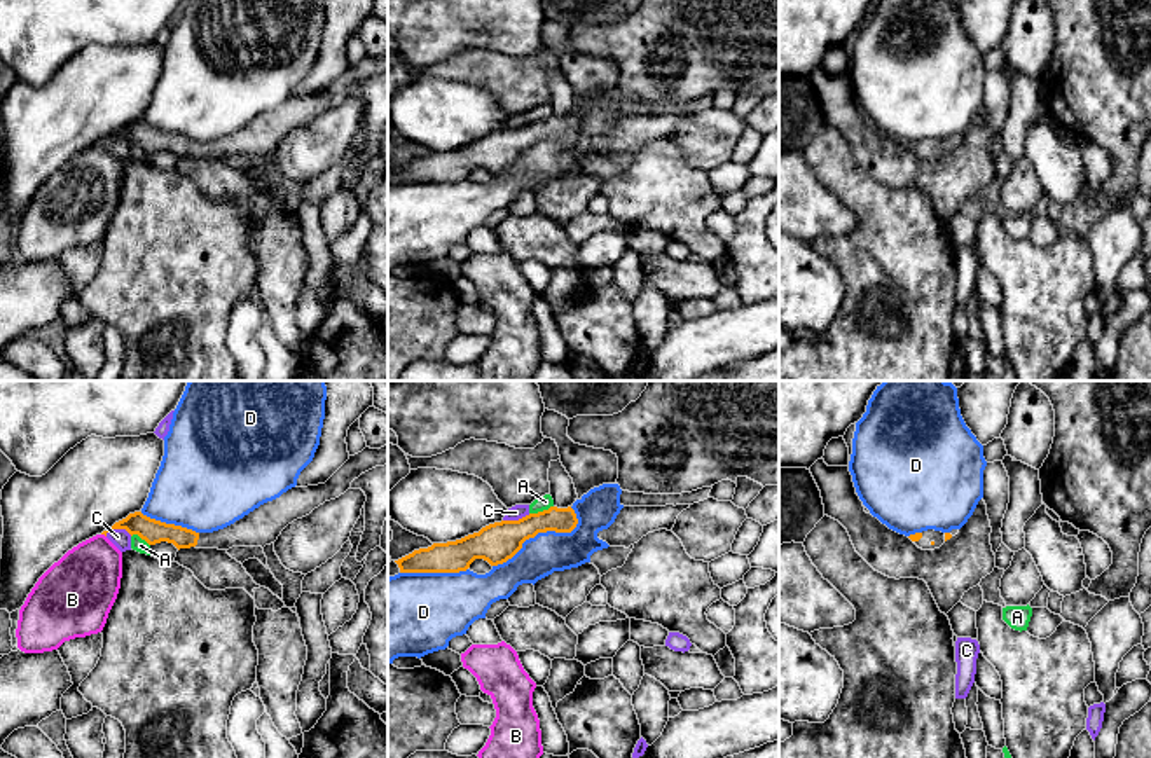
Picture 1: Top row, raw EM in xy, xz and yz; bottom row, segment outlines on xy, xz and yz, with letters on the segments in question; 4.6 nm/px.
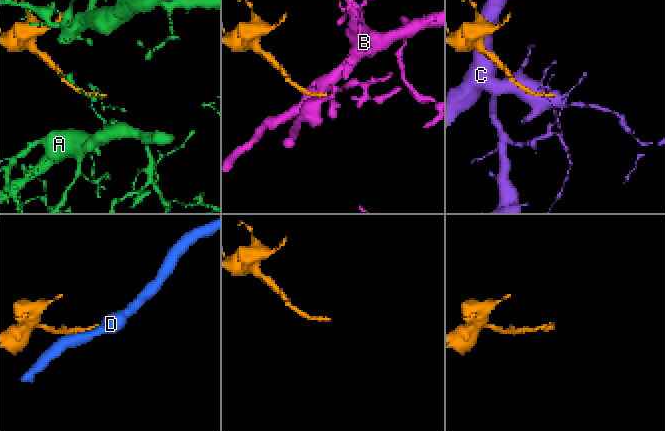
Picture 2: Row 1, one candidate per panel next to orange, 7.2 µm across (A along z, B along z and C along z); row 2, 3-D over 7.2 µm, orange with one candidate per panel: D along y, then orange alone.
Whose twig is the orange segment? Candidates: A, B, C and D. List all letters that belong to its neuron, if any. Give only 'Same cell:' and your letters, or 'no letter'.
Same cell: no letter

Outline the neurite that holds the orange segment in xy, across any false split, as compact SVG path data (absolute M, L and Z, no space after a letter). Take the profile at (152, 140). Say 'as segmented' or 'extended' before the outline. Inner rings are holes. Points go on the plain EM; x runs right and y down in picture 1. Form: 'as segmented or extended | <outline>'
extended | M388 54L381 58L365 56L362 61L349 65L349 68L325 93L307 96L295 94L279 107L260 114L234 133L213 141L196 141L134 121L101 143L107 145L112 138L126 138L131 145L138 143L148 154L168 150L178 159L190 155L218 159L229 159L232 155L264 157L265 154L274 152L288 133L309 124L325 110L344 103L351 96L351 91L362 82L384 73L388 73Z

